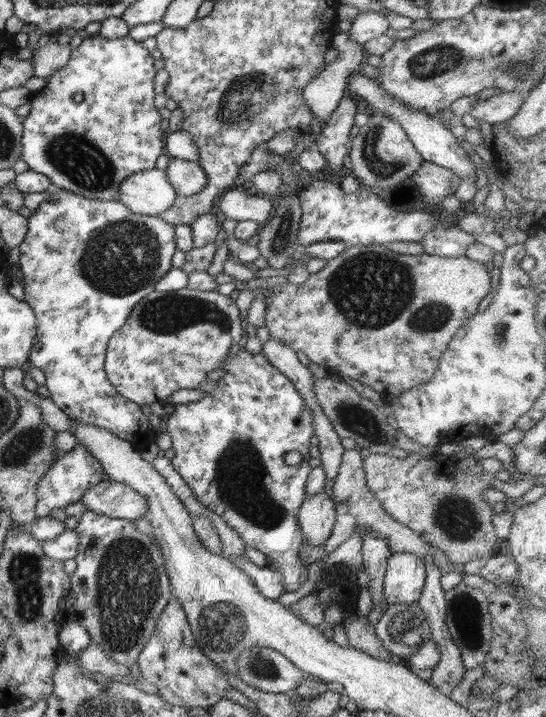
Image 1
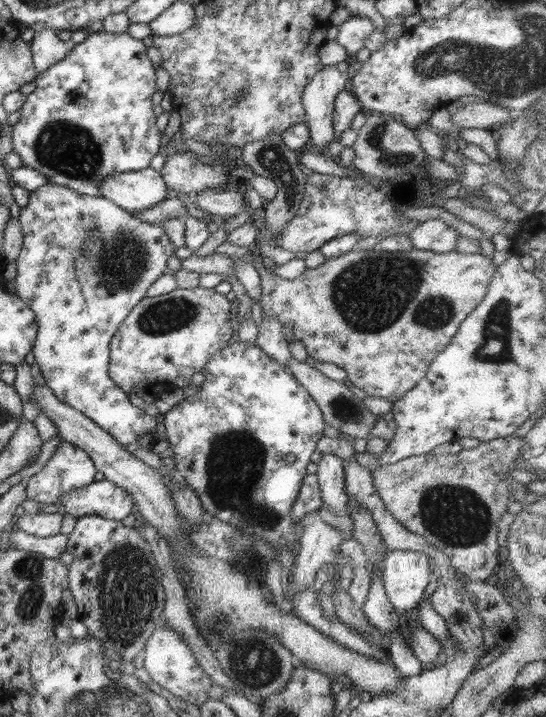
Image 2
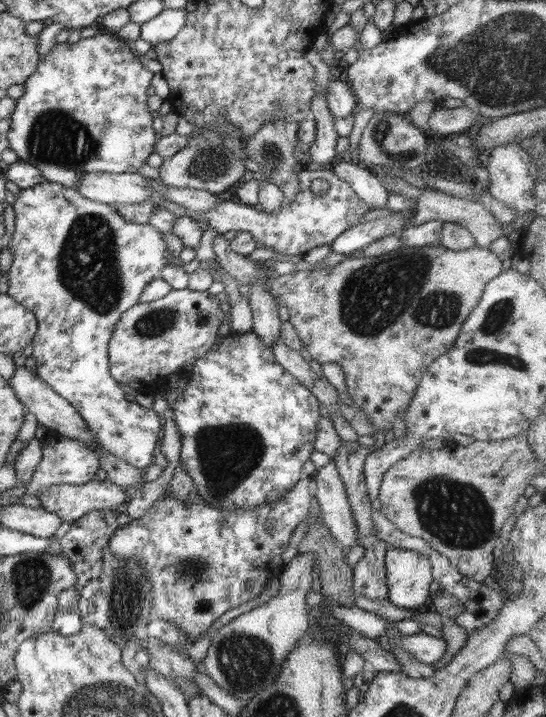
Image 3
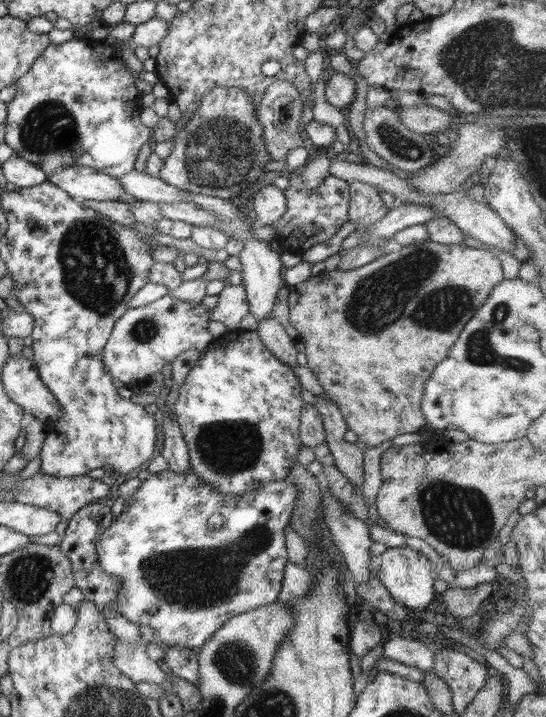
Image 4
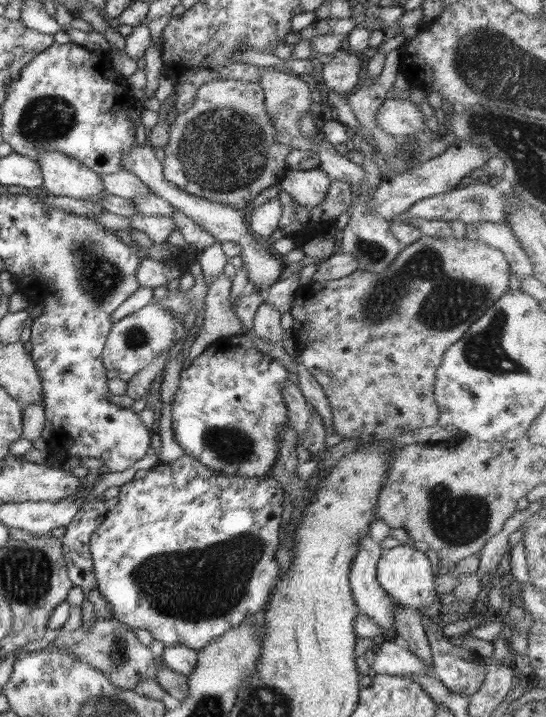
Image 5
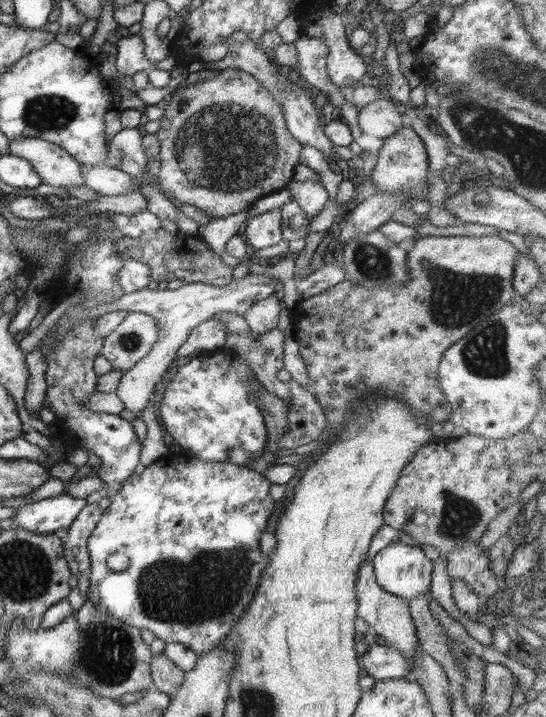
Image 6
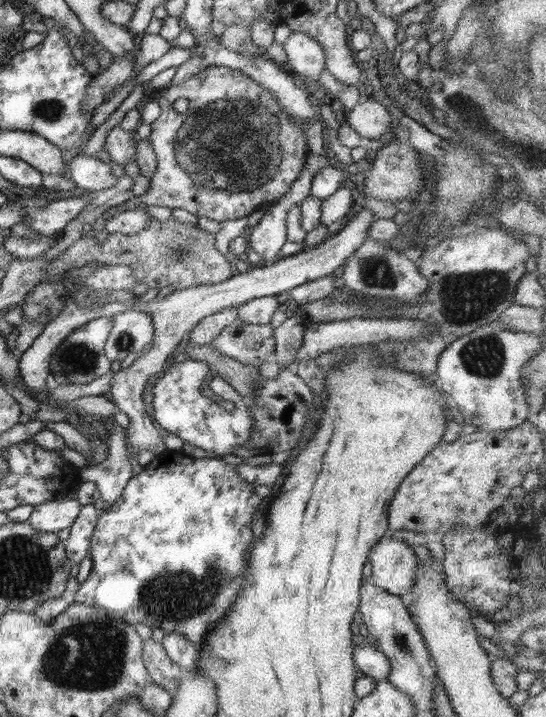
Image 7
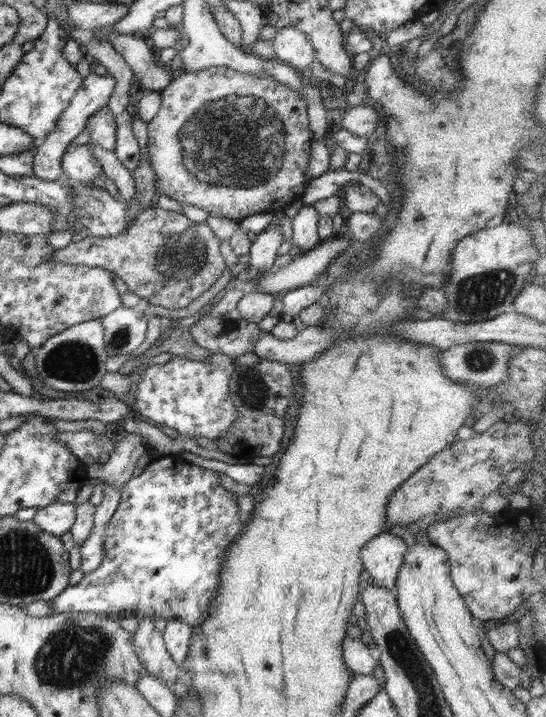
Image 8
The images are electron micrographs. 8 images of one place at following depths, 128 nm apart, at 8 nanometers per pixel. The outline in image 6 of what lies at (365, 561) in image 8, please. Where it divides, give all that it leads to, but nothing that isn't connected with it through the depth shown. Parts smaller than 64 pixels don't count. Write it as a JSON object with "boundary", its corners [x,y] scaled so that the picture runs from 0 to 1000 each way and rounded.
{"boundary":[[[747,753],[718,756],[685,775],[681,789],[685,789],[689,812],[696,819],[733,835],[751,840],[766,831],[789,827],[788,815],[795,784],[777,773],[777,767],[767,760],[751,757]]]}

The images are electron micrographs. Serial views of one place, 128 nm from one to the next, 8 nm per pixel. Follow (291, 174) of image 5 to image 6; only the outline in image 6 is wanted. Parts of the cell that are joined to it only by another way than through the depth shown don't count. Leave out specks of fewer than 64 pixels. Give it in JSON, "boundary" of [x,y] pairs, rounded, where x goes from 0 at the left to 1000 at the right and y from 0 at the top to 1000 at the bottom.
{"boundary":[[[535,251],[526,265],[531,266],[533,278],[542,280],[562,298],[564,305],[586,297],[604,276],[593,259],[573,252]]]}

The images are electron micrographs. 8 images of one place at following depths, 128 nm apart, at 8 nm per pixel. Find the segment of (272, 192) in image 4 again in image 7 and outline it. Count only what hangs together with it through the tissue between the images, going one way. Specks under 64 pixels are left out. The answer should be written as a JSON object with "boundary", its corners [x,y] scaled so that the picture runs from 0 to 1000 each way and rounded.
{"boundary":[[[566,215],[562,218],[560,229],[557,230],[555,237],[546,245],[542,254],[538,254],[533,265],[522,271],[518,276],[513,276],[505,283],[495,286],[495,293],[484,297],[484,301],[476,304],[476,310],[469,315],[462,315],[462,319],[454,319],[449,325],[452,333],[456,335],[456,346],[471,351],[476,358],[482,358],[478,367],[495,368],[502,367],[513,358],[511,351],[520,343],[524,333],[524,298],[540,287],[549,287],[555,279],[568,272],[570,268],[570,255],[590,237],[601,232],[601,223],[595,218],[586,215]]]}

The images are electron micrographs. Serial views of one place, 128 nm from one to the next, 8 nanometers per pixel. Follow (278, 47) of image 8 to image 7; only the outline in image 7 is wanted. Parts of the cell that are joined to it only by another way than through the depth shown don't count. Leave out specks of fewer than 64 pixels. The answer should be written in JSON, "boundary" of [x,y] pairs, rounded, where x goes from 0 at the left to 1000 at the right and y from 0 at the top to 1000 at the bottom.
{"boundary":[[[535,45],[515,61],[527,78],[526,98],[557,114],[562,109],[584,112],[597,98],[593,67],[555,45]]]}

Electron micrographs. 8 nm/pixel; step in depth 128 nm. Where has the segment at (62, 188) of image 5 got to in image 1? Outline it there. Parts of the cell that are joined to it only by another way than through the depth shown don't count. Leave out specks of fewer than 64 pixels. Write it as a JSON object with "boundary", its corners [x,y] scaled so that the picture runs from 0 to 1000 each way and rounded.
{"boundary":[[[277,236],[234,245],[216,262],[218,280],[245,298],[293,301],[326,276],[300,237]]]}

